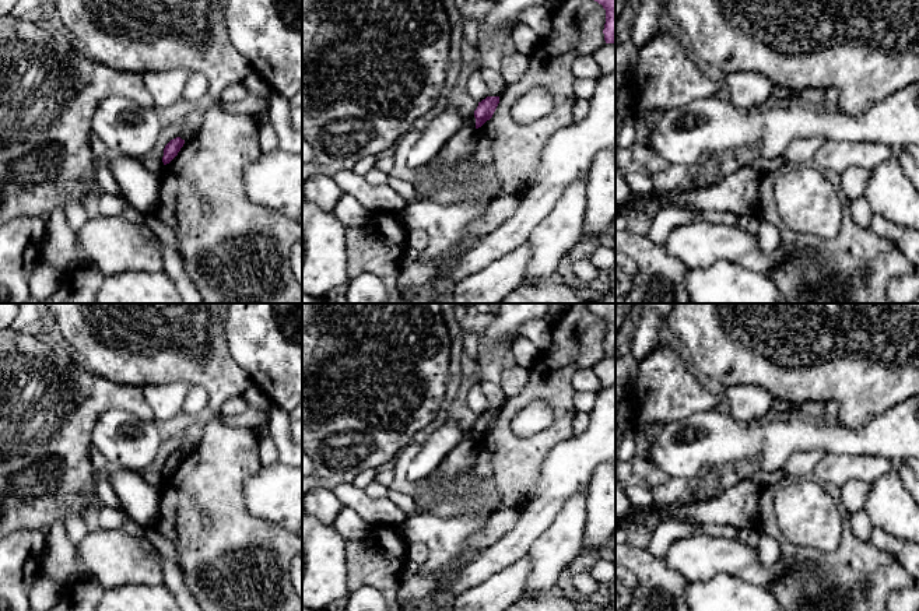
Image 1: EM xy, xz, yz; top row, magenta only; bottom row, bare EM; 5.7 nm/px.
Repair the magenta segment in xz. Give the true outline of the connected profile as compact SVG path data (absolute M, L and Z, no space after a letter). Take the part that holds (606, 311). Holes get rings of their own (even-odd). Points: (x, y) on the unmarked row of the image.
M587 303L589 309L606 323L604 354L615 355L615 303Z

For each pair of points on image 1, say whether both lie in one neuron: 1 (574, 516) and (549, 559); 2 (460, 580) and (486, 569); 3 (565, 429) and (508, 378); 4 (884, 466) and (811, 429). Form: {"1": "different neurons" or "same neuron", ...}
{"1": "same neuron", "2": "same neuron", "3": "different neurons", "4": "different neurons"}

